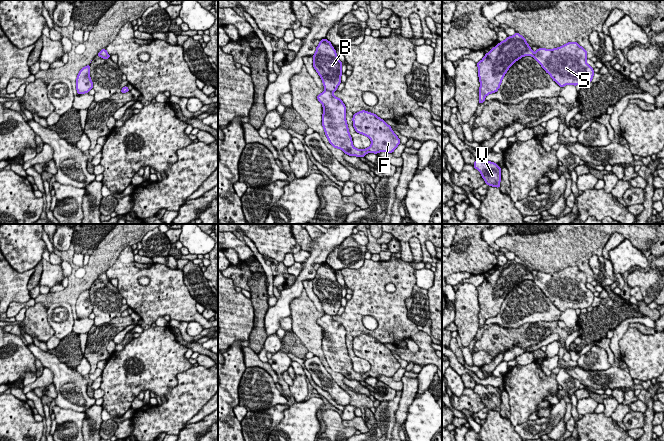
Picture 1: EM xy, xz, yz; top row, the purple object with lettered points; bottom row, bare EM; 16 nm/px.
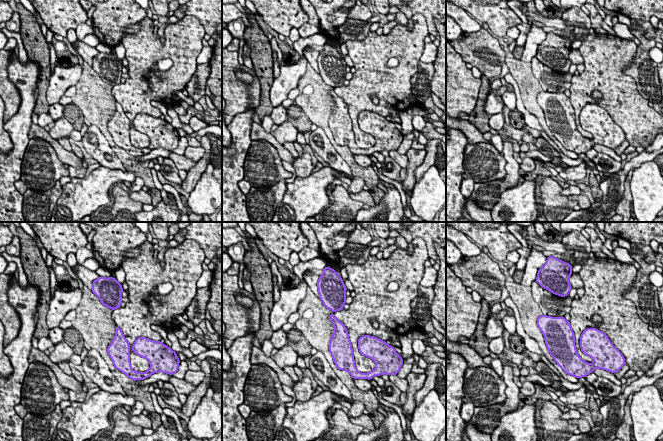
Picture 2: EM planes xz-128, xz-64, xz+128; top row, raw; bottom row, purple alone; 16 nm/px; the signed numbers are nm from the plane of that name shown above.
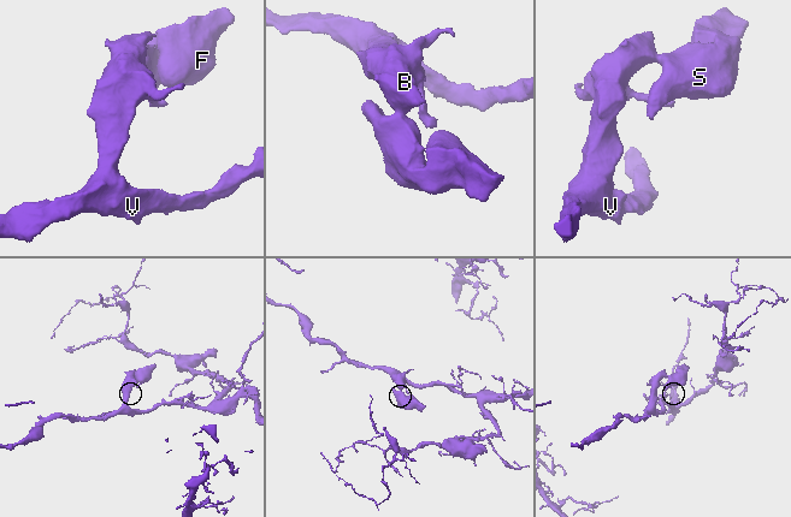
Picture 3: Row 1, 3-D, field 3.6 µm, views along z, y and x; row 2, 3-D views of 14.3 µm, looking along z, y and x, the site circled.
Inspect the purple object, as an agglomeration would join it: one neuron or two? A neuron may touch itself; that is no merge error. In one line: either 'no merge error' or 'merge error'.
merge error

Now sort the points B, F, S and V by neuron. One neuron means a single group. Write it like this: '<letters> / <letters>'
B V / F S

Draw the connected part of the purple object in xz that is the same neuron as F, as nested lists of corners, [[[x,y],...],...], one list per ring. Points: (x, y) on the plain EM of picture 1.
[[[329,314],[317,320],[323,330],[322,350],[329,367],[349,380],[364,381],[367,377],[393,377],[401,367],[390,349],[376,338],[362,334],[353,339],[353,351],[359,358],[367,360],[371,369],[366,373],[353,370],[346,345],[346,330]]]

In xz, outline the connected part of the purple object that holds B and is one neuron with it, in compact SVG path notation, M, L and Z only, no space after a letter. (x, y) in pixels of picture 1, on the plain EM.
M321 263L313 281L313 291L322 303L325 314L334 316L341 307L342 286L330 265Z

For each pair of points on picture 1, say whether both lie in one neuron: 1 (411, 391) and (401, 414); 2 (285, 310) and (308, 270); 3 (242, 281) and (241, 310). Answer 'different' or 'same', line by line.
1: same
2: same
3: different

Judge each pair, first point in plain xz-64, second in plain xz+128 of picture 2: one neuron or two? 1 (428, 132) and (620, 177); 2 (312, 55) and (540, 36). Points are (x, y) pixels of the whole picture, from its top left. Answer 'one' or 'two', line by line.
1: two
2: two

